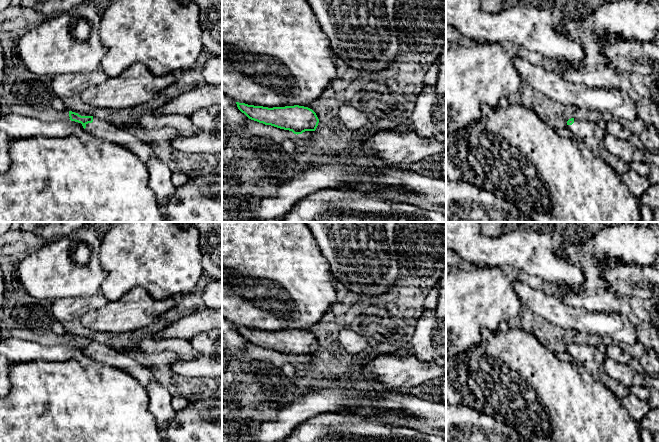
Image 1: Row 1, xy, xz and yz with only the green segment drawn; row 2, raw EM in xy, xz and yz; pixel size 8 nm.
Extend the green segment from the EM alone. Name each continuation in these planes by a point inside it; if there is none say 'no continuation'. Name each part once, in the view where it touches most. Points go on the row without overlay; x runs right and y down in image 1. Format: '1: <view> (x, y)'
1: xy (101, 351)

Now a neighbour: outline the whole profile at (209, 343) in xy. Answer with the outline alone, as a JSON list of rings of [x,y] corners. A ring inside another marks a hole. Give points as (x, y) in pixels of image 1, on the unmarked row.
[[[212,329],[196,335],[190,340],[192,348],[203,356],[222,358],[222,330]]]

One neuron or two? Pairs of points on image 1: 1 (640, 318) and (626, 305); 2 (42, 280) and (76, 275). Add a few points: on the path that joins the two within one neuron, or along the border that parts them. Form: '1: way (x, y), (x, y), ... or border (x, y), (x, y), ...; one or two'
1: way (637, 315), (629, 307); one
2: way (50, 277), (68, 277); one

